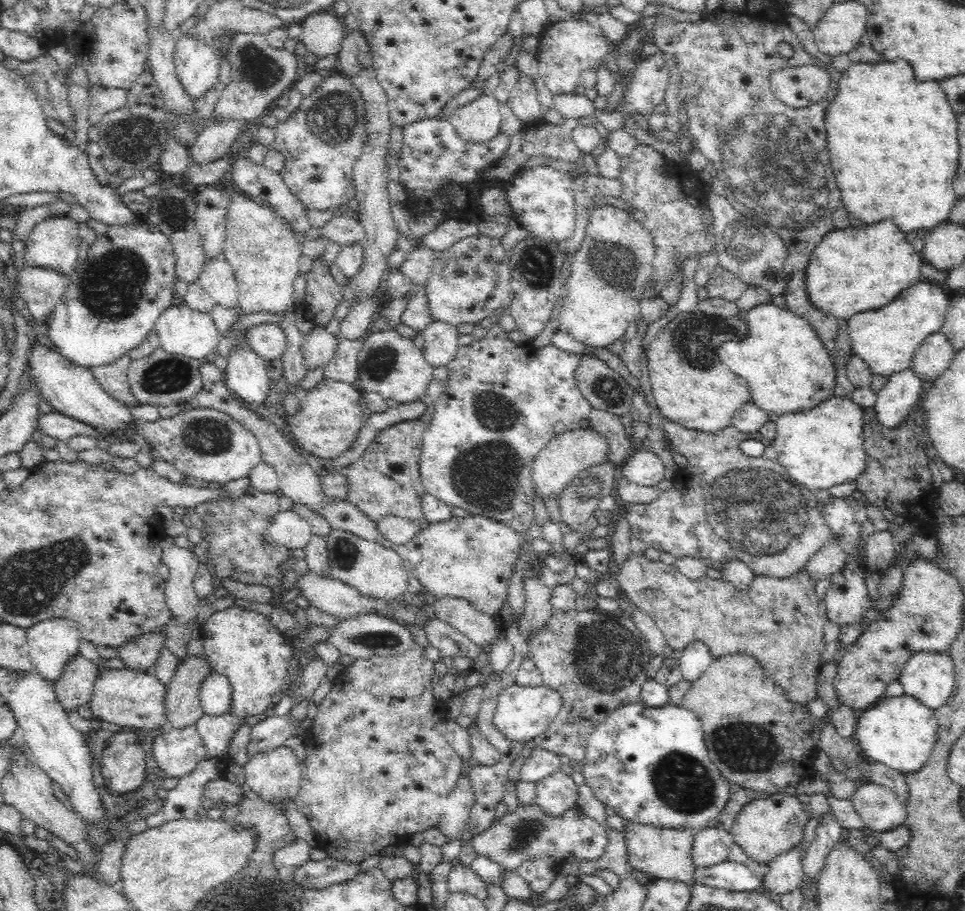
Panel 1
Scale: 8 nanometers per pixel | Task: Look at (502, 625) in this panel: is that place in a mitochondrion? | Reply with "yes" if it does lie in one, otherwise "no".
no

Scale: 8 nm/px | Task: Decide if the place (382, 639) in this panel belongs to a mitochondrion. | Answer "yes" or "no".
yes

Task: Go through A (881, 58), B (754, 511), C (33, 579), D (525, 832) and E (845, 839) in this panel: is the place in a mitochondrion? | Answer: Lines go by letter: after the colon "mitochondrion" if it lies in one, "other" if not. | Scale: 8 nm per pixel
A: other
B: mitochondrion
C: mitochondrion
D: mitochondrion
E: other

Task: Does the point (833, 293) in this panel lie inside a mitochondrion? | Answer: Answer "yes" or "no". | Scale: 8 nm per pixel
no

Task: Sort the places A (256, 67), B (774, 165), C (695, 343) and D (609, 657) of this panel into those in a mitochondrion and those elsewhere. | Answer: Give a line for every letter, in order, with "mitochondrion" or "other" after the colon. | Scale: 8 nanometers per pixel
A: mitochondrion
B: mitochondrion
C: mitochondrion
D: mitochondrion

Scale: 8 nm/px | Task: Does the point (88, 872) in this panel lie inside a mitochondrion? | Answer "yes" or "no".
no

